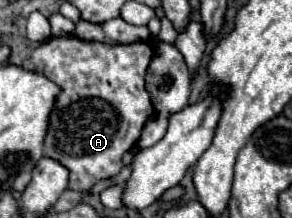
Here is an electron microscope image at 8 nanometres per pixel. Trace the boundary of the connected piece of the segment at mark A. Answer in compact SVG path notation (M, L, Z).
M68 36L50 38L22 64L28 70L46 74L52 82L62 74L58 80L62 92L50 114L44 150L46 156L70 170L70 190L90 190L100 178L122 170L124 152L136 144L146 120L154 114L150 94L144 86L152 56L154 48L150 42L100 44Z

